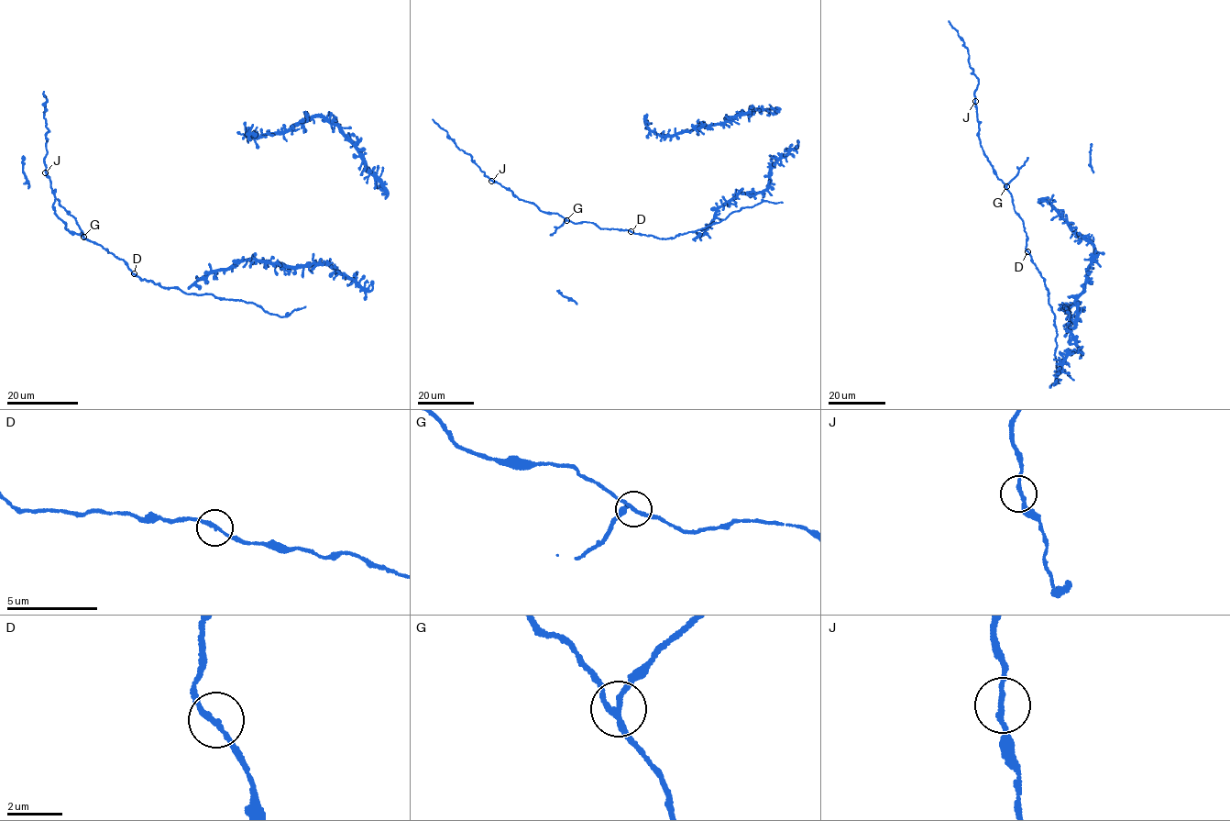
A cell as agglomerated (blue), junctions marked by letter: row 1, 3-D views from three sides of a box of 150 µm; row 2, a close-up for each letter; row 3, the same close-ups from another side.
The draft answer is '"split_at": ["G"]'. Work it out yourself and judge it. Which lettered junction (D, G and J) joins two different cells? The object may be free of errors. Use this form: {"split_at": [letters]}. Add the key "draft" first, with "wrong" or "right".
{"draft": "right", "split_at": ["G"]}

